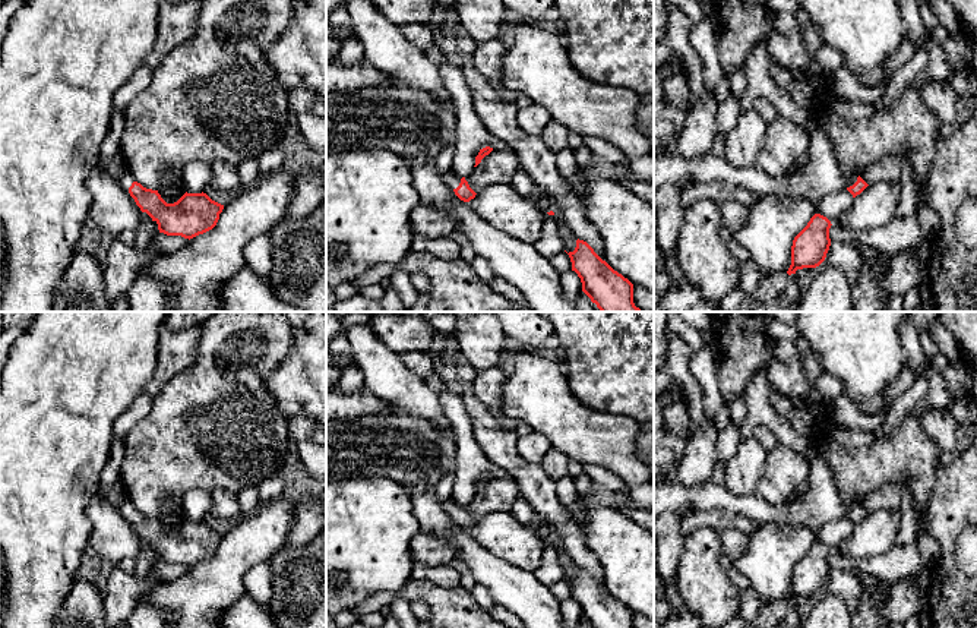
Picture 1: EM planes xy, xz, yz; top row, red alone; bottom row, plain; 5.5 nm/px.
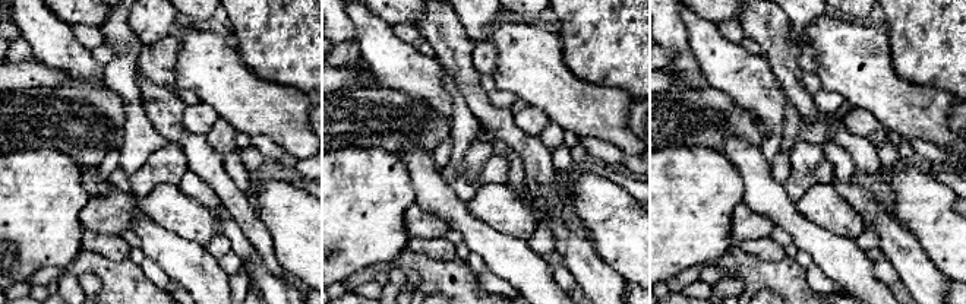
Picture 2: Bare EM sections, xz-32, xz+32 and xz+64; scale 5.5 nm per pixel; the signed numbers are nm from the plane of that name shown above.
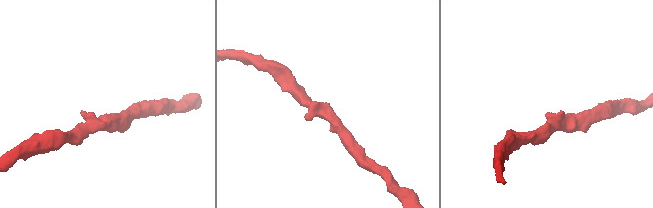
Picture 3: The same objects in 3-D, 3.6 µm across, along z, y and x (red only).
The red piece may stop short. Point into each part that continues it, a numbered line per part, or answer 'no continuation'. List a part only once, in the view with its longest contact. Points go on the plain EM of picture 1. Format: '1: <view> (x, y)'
1: xz (452, 510)

